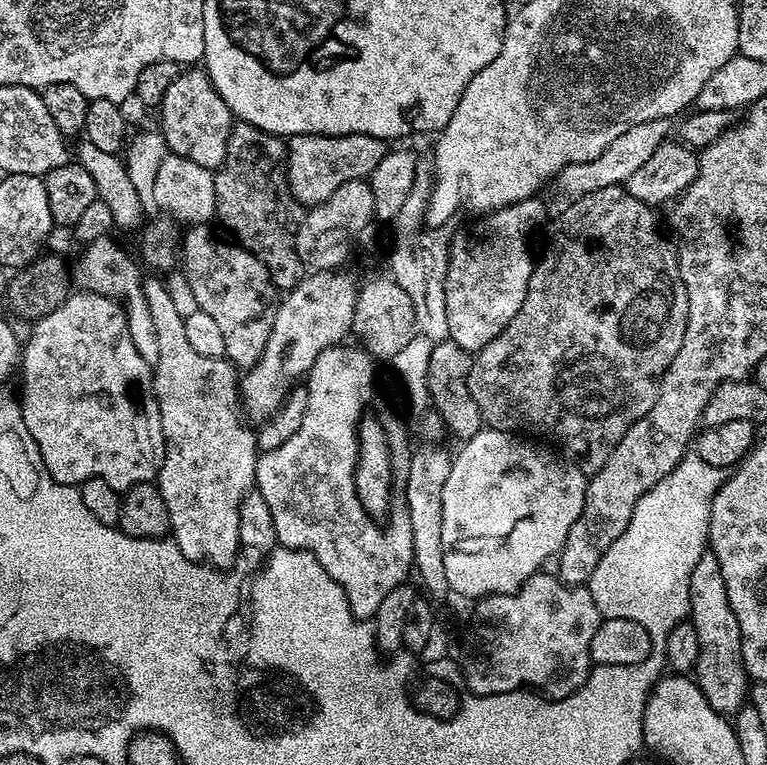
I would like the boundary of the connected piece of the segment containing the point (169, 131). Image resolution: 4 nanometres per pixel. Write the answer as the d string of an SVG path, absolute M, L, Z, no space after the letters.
M192 66L181 71L174 82L170 82L170 90L158 105L160 112L160 128L164 131L164 140L168 143L167 151L182 158L188 158L199 166L215 170L222 166L226 158L226 142L230 138L230 130L234 117L230 106L222 102L218 90L210 82L208 73L203 67Z

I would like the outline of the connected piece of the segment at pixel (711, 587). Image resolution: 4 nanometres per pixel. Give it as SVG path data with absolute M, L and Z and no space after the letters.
M710 550L701 554L694 572L690 574L690 602L690 623L698 636L698 660L694 669L696 685L710 706L714 706L714 710L723 716L735 717L749 699L750 677L744 668L738 618L734 618L734 610L730 610L730 602L726 598L726 582L722 582L722 570L716 555Z

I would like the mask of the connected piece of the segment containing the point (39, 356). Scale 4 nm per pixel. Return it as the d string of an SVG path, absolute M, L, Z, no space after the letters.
M73 291L58 307L50 310L42 319L31 325L32 333L22 344L22 370L24 368L24 393L19 393L18 403L20 413L26 422L26 430L30 438L38 446L40 455L38 459L46 466L46 470L52 475L53 480L60 484L74 484L79 486L84 480L90 478L102 478L110 482L118 490L127 490L136 483L155 481L160 474L160 467L164 461L164 435L162 434L162 422L156 397L152 395L152 369L153 365L138 354L134 342L130 338L128 329L128 314L119 300L113 300L111 295L104 292Z

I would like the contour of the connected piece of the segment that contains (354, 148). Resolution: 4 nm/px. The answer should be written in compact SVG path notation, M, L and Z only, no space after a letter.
M366 134L293 136L287 141L286 147L288 185L296 201L305 206L325 204L338 186L346 186L346 182L351 180L371 177L386 151L385 141Z

